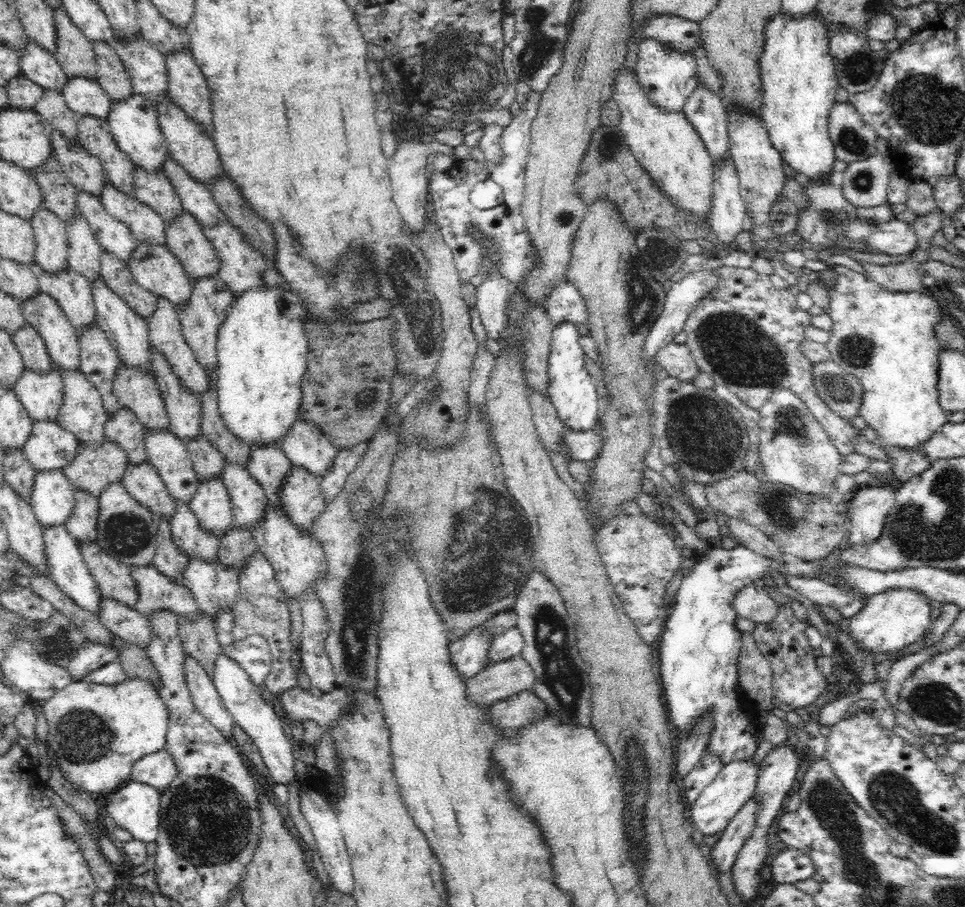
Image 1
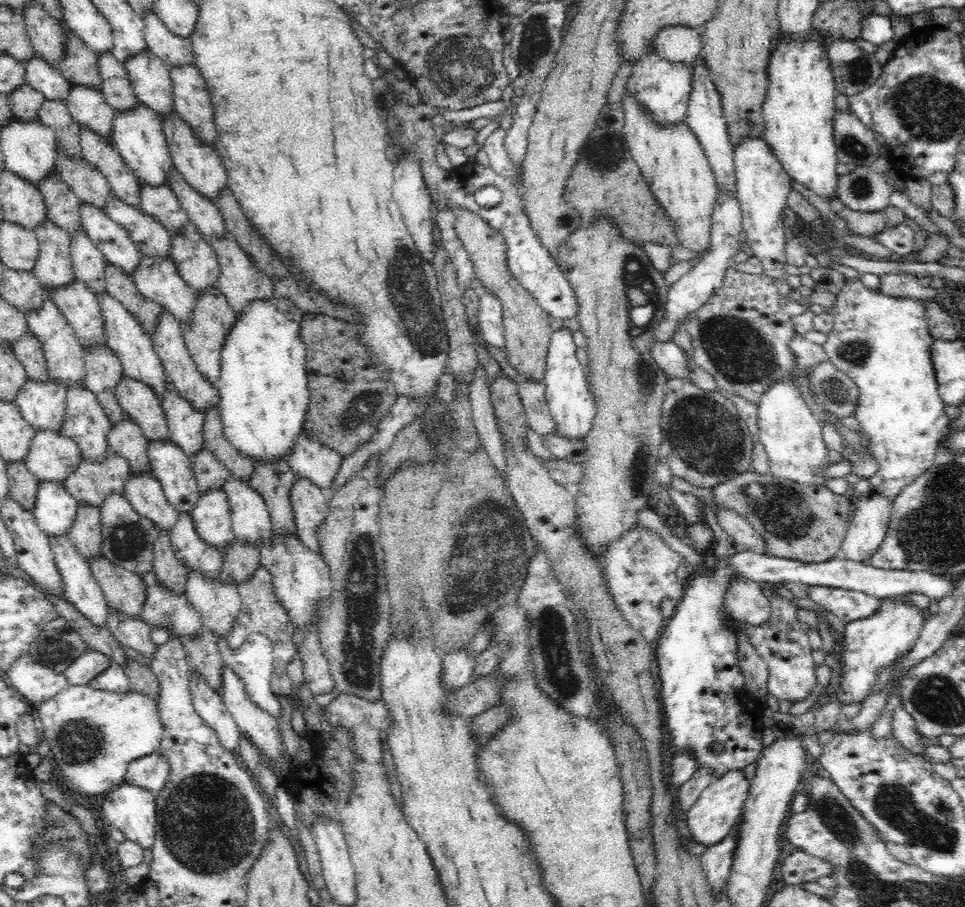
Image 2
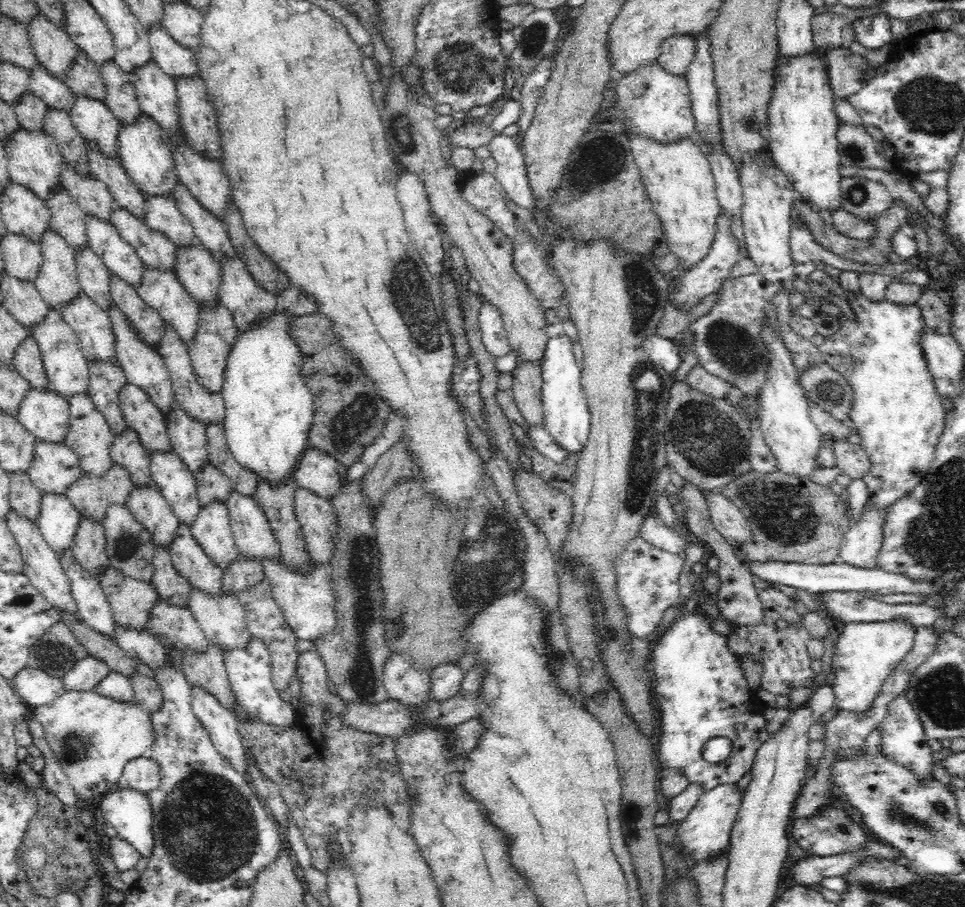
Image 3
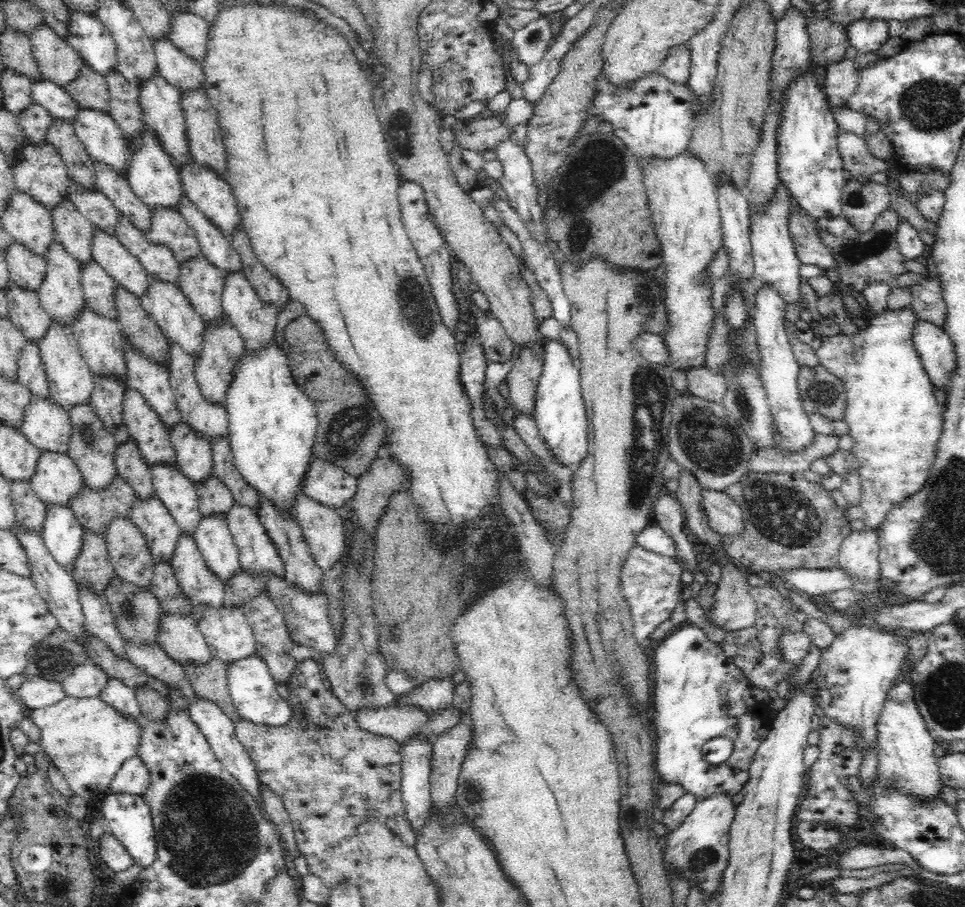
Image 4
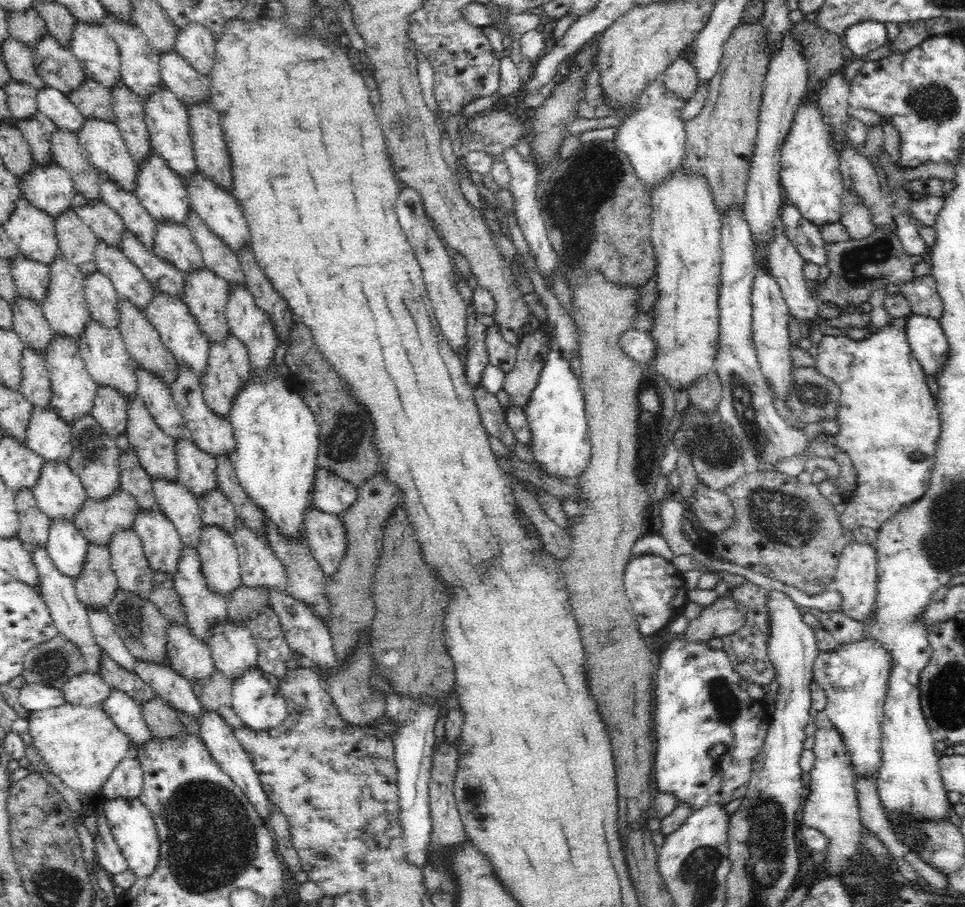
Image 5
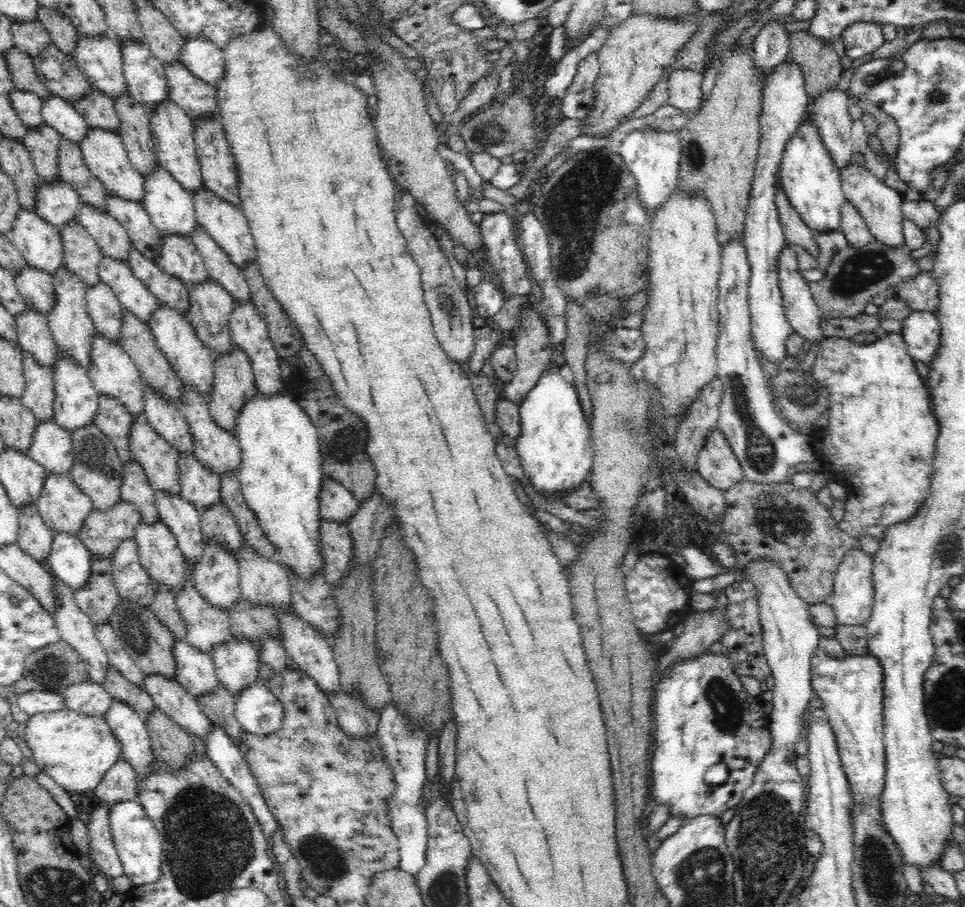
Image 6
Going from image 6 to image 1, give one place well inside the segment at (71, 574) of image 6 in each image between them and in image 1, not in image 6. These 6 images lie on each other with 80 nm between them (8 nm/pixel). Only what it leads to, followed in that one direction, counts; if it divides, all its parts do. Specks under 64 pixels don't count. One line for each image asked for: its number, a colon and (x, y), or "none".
1: (52, 499)
2: (55, 509)
3: (58, 520)
4: (62, 535)
5: (67, 547)

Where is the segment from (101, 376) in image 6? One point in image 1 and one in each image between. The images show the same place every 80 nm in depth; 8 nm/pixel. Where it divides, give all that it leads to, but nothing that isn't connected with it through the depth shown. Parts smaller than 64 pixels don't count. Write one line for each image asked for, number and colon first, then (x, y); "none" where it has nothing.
1: (72, 291)
2: (80, 306)
3: (93, 327)
4: (99, 340)
5: (102, 349)

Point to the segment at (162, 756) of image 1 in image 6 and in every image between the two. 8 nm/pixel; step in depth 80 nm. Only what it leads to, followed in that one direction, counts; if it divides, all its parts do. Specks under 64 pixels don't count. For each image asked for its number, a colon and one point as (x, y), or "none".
2: (150, 772)
3: (143, 774)
4: (133, 777)
5: (126, 781)
6: (120, 783)

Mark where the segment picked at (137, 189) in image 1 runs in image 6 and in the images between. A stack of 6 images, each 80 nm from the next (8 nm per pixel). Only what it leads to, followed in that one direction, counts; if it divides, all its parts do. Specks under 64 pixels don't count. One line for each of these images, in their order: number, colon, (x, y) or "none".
2: (160, 203)
3: (162, 214)
4: (168, 227)
5: (174, 242)
6: (179, 257)

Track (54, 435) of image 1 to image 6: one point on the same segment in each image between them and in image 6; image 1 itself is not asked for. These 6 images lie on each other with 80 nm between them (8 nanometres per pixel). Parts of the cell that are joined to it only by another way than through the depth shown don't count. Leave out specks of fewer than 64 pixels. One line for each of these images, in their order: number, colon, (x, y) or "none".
2: (52, 456)
3: (55, 466)
4: (56, 480)
5: (58, 491)
6: (63, 506)

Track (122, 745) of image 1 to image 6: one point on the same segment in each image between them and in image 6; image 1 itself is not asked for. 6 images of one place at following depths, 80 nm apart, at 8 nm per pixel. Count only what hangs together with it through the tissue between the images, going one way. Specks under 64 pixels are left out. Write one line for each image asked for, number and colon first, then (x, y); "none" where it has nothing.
2: (94, 734)
3: (93, 736)
4: (87, 740)
5: (81, 745)
6: (76, 750)

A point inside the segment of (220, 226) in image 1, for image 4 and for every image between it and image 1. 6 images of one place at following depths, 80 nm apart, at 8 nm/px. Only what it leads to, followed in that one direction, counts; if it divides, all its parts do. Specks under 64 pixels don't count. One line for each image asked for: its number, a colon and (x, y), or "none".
2: (240, 281)
3: (247, 301)
4: (255, 320)

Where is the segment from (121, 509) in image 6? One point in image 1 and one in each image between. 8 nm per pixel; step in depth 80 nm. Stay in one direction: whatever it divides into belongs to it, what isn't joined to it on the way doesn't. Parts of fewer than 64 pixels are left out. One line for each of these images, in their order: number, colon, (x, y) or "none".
1: (93, 468)
2: (91, 482)
3: (91, 495)
4: (94, 510)
5: (98, 519)

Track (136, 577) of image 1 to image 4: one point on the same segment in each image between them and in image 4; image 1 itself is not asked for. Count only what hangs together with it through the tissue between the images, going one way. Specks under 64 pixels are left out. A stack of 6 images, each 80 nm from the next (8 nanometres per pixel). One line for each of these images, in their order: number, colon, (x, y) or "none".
2: (162, 608)
3: (179, 626)
4: (179, 635)

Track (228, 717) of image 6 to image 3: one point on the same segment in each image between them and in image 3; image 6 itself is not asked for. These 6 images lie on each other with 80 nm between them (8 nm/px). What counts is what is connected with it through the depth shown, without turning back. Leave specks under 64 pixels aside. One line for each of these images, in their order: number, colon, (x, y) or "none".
3: (206, 669)
4: (209, 681)
5: (214, 693)

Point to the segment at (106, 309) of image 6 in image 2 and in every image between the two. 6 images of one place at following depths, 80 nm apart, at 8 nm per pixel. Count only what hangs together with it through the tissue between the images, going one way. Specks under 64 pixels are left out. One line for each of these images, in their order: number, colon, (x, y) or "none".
2: (88, 262)
3: (94, 276)
4: (98, 286)
5: (102, 299)

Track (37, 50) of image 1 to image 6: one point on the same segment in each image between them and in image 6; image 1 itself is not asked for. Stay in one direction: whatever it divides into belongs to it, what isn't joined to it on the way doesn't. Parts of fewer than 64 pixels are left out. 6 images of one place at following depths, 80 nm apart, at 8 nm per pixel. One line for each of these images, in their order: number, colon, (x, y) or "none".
2: (41, 76)
3: (55, 93)
4: (60, 105)
5: (53, 103)
6: (56, 112)

